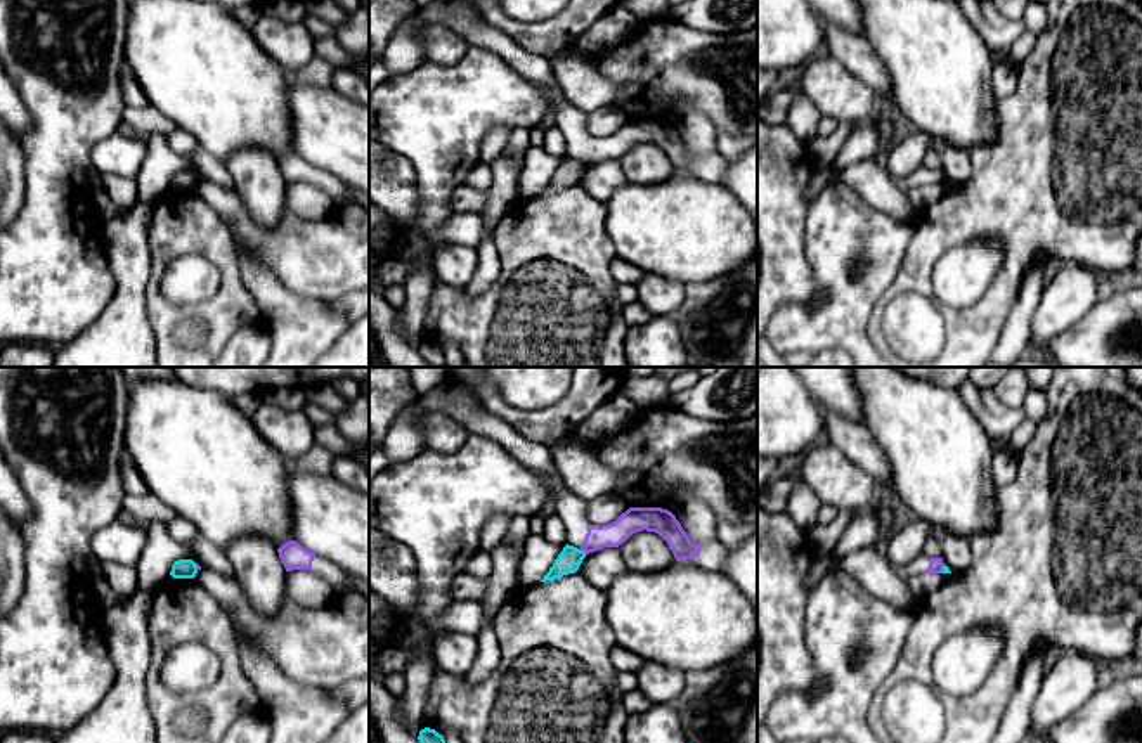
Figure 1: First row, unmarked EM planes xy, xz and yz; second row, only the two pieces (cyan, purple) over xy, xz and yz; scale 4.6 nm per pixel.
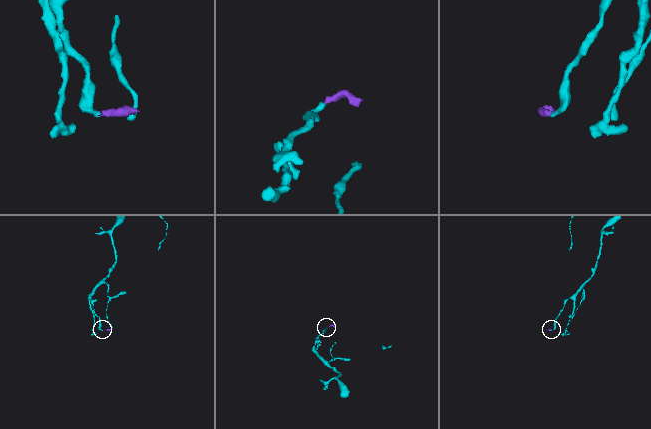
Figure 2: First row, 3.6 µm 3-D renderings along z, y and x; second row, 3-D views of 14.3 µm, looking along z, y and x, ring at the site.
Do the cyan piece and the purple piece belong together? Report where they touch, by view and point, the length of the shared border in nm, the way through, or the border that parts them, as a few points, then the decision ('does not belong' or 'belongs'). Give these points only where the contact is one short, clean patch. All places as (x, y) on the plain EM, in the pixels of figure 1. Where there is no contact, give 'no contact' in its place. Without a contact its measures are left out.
meets cyan in xz at (583, 163); contact 40 nm long; border along xz (579, 161), (586, 165); does not belong

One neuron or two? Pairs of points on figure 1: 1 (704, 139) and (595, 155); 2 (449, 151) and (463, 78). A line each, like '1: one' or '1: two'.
1: two
2: one

